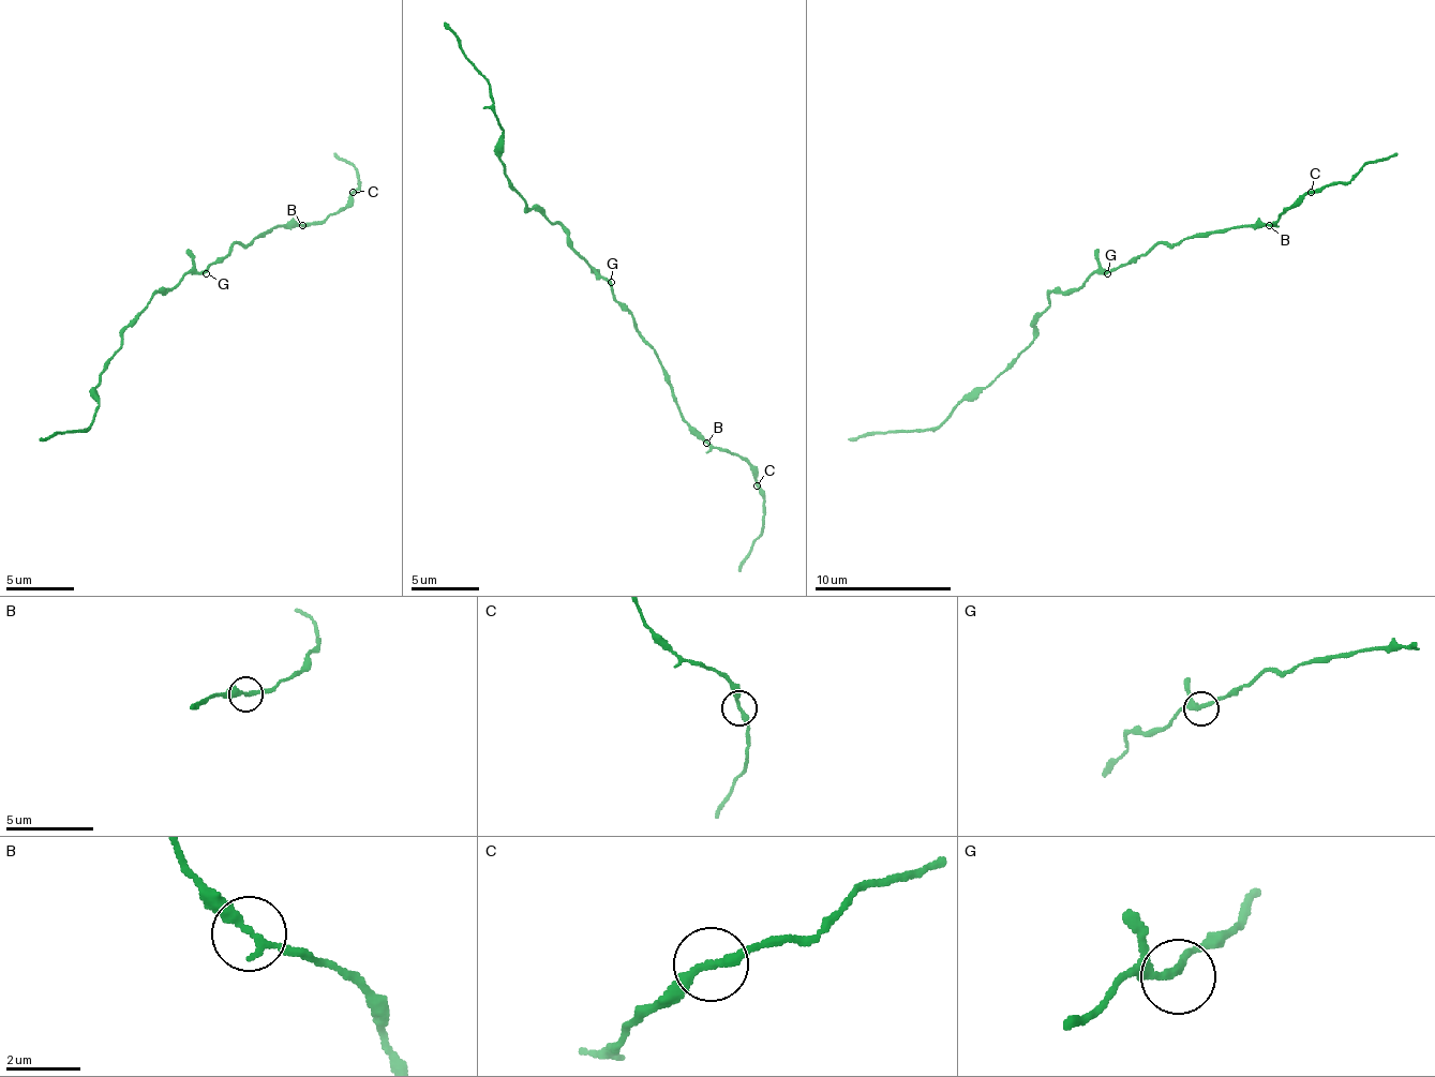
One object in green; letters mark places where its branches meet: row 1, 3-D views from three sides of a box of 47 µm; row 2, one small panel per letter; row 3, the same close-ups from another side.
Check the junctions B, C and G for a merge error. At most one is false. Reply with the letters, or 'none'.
none

